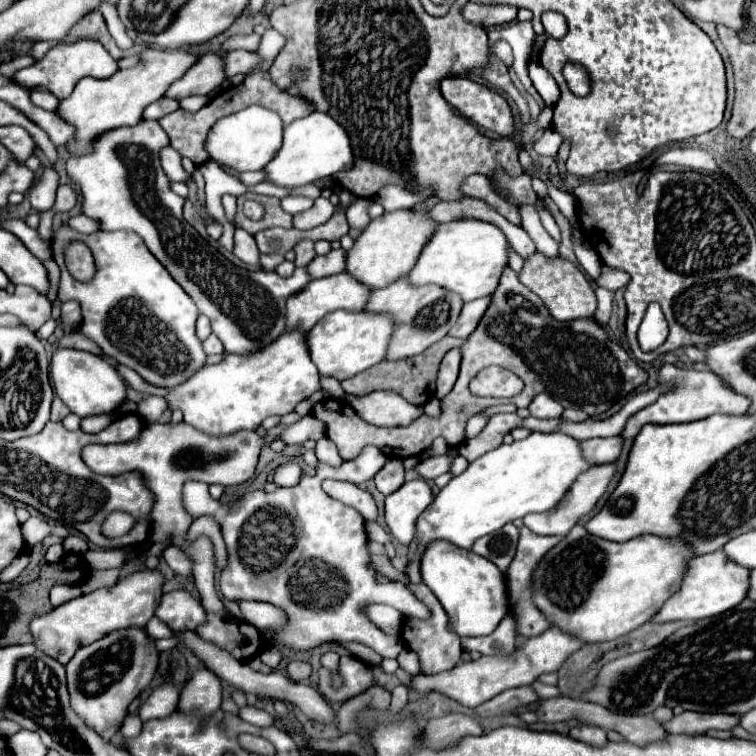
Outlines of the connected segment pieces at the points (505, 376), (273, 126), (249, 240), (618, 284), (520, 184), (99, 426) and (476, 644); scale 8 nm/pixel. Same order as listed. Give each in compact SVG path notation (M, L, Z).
M485 367L471 381L469 389L479 397L515 397L521 393L523 381L503 367Z
M251 105L239 113L219 119L207 135L205 149L213 161L233 167L235 171L259 171L263 169L279 151L283 139L283 121L271 109Z
M237 231L235 233L235 257L237 259L241 259L243 263L247 263L249 267L255 267L255 269L259 269L261 265L259 265L259 249L257 249L257 243L255 243L255 239L253 239L253 235L249 235L247 231Z
M601 263L601 275L597 277L595 283L599 287L609 289L609 291L617 291L617 289L627 285L627 273L621 271L621 269L613 269L613 267Z
M495 171L491 179L491 187L497 195L501 195L507 203L513 203L517 207L521 205L533 205L539 197L531 189L531 177L527 173L519 177L511 177L505 171Z
M95 415L95 417L85 417L81 421L81 429L87 433L99 433L111 423L111 415Z
M505 617L499 627L487 637L461 637L461 645L467 651L479 651L481 655L509 655L515 649L515 619Z

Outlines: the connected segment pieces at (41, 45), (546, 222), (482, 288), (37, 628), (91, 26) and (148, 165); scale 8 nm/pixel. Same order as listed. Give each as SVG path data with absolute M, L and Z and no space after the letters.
M54 41L53 42L37 42L31 48L29 55L31 55L31 57L33 57L36 61L41 60L45 56L45 54L48 52L48 50L50 50L57 44L58 42L54 42Z
M538 200L535 203L535 207L537 211L539 211L539 216L541 219L541 222L546 229L546 231L551 235L551 237L559 243L561 240L561 233L558 225L556 224L554 218L547 213L547 211L541 209L540 201Z
M461 219L451 223L441 223L435 235L429 239L427 247L423 247L417 265L409 273L409 281L413 285L435 283L449 291L461 295L461 299L473 301L479 297L493 295L499 285L499 277L507 267L509 243L503 231L487 221Z
M141 569L121 577L113 587L103 587L89 595L75 597L61 607L35 617L31 621L31 633L35 635L37 649L57 659L61 665L67 665L77 649L101 639L109 631L125 629L129 625L145 627L161 601L163 581L165 577L159 569Z
M91 11L87 13L85 17L81 17L79 23L75 23L71 27L71 31L67 33L65 37L65 43L73 43L73 41L81 41L81 39L93 39L93 41L99 41L113 57L125 57L129 55L129 51L121 51L113 37L109 35L107 31L107 25L105 25L105 19L99 11Z
M141 121L135 127L117 127L115 131L105 131L95 139L95 147L87 155L71 155L67 161L67 175L79 187L81 213L99 223L99 231L129 229L135 231L147 245L147 249L157 257L157 261L169 271L169 275L185 289L185 293L195 301L199 313L207 315L213 333L221 339L227 353L249 353L257 351L271 341L275 341L285 331L285 301L289 295L303 289L311 277L305 267L297 267L287 279L273 271L247 271L235 267L225 259L215 247L211 247L185 219L183 219L183 197L169 189L169 179L159 163L159 151L169 145L167 133L157 121Z

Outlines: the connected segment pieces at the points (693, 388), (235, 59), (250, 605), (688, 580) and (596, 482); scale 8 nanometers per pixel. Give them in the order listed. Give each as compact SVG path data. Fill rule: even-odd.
M663 365L659 369L659 381L667 381L671 385L671 391L661 393L653 405L645 407L639 413L635 413L633 417L629 417L629 421L621 433L625 439L633 439L641 431L641 427L647 423L689 423L689 421L705 419L713 413L743 415L743 413L747 413L747 409L751 405L751 401L747 397L725 387L721 383L721 379L711 371L695 371L695 369L679 369L675 365Z
M229 51L225 61L227 61L227 65L225 65L227 77L233 77L237 73L249 73L263 63L263 59L257 51Z
M239 601L241 615L245 621L249 621L257 629L265 627L281 627L287 623L287 615L269 603L259 601Z
M715 551L711 555L699 555L691 559L681 589L659 609L653 621L675 621L675 619L697 621L725 613L747 597L747 587L749 587L747 567L739 567L737 563L731 563L731 559L727 559L723 551Z
M605 463L605 465L597 465L597 467L593 465L591 471L583 473L583 475L575 481L575 485L569 489L569 493L565 495L565 499L563 499L555 509L547 511L547 513L531 513L531 515L523 517L525 527L529 527L529 529L531 529L533 533L537 533L537 535L567 535L567 533L571 531L571 527L573 527L583 515L587 515L589 511L593 511L593 507L597 505L597 501L605 495L607 487L609 487L609 483L611 483L611 479L613 479L613 475L615 475L615 463Z

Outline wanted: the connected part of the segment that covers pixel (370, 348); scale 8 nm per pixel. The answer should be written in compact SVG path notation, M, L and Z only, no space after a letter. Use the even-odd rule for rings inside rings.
M333 311L323 317L309 333L307 345L313 363L317 365L321 375L331 375L339 381L349 379L377 363L381 363L387 355L387 347L391 343L393 315L387 313L369 313L369 311Z

